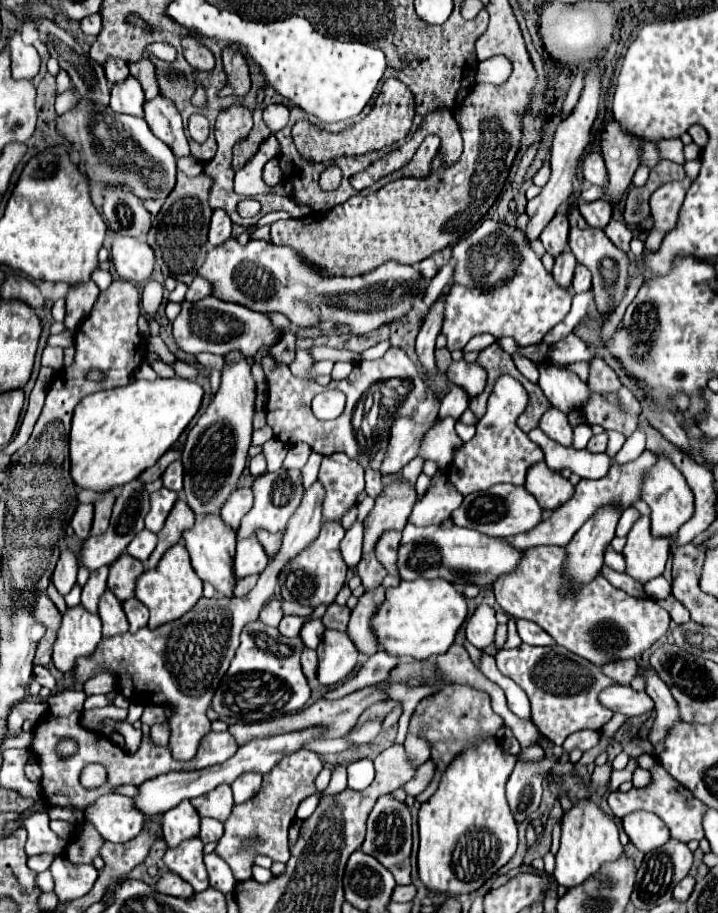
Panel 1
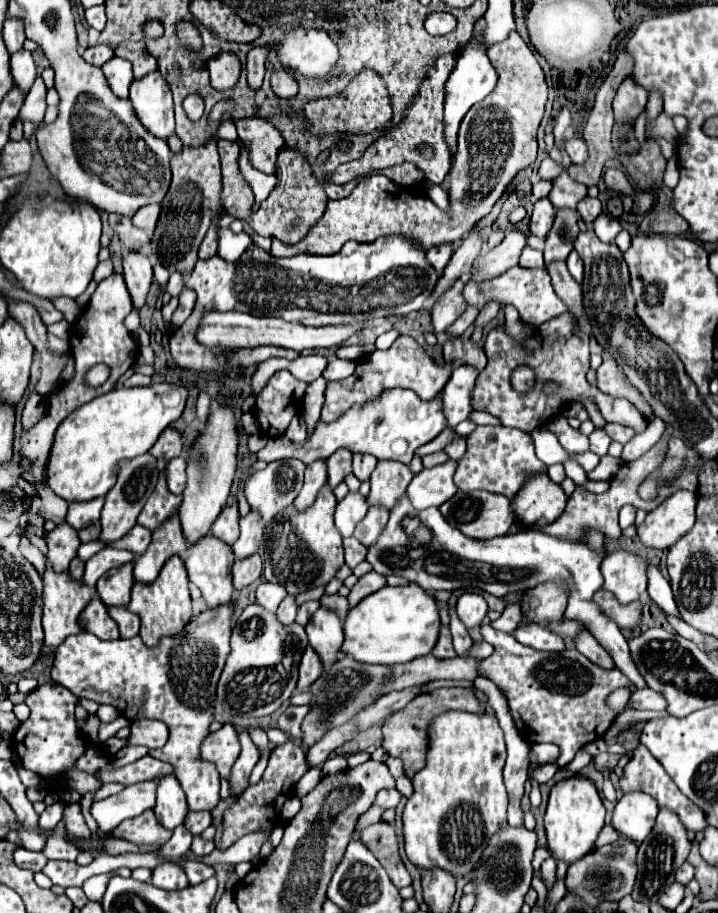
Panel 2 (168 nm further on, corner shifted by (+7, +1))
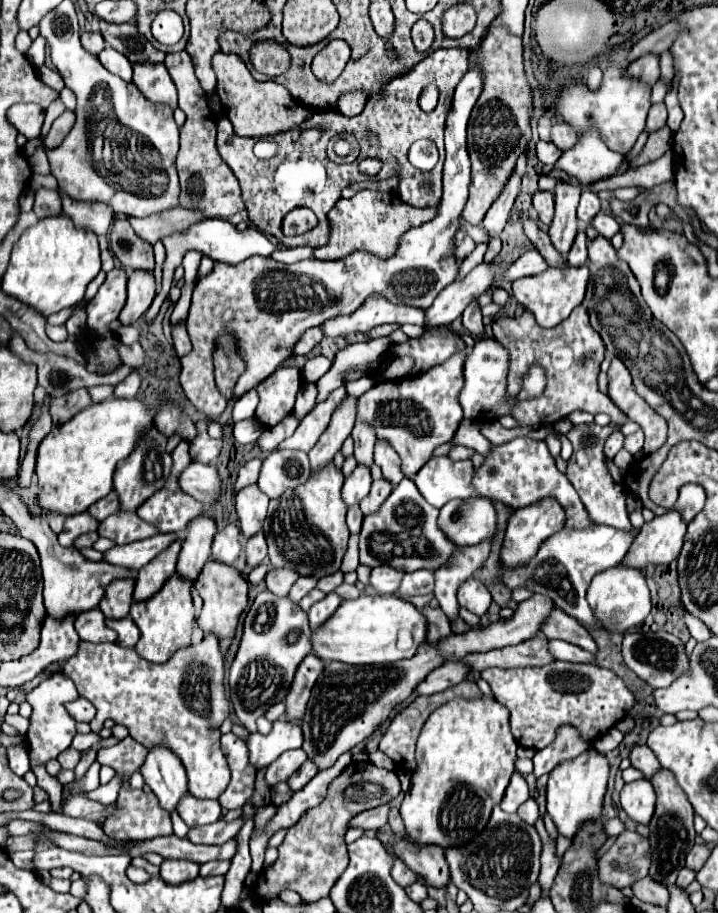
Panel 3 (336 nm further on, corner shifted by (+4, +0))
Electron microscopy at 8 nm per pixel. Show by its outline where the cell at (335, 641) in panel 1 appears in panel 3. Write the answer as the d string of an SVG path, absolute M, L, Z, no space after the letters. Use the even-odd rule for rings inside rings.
M328 593L322 601L314 603L308 611L308 617L310 617L310 627L316 629L320 627L324 621L328 621L332 617L332 613L338 609L338 605L342 603L342 599L336 595L336 593Z

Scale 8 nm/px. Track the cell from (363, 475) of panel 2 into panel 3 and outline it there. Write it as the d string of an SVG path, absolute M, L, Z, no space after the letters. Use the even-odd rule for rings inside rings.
M356 423L352 429L354 437L354 457L358 463L372 465L372 451L374 451L374 427L366 427L366 423Z

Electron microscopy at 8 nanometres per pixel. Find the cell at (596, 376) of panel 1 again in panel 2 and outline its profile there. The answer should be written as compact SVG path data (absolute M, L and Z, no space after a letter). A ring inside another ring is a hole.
M607 356L607 358L603 360L603 364L597 368L597 386L599 386L599 390L605 392L605 394L627 398L631 404L635 404L635 406L639 408L639 412L641 412L645 418L649 418L649 420L653 418L651 406L647 406L647 402L643 400L643 396L625 382L623 374L621 374L619 368L617 368L617 362L615 362L611 356Z

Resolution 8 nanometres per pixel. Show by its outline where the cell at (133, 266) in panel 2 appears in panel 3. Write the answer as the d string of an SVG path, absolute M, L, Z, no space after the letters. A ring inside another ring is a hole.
M132 271L128 277L128 299L124 309L118 315L122 325L130 325L138 321L154 299L154 277L148 271Z

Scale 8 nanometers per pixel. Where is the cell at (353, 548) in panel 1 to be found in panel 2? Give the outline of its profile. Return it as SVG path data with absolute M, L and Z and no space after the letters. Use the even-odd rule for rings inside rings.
M355 492L347 494L339 504L335 512L335 526L343 538L351 538L355 526L365 518L367 514L367 500Z

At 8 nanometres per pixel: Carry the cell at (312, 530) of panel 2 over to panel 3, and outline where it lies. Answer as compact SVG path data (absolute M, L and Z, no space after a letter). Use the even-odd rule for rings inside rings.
M330 463L330 467L322 467L318 475L312 471L310 479L302 483L302 487L286 491L286 495L270 501L264 521L270 563L272 559L288 559L300 575L310 575L316 579L322 579L340 569L350 535L346 527L346 503L342 503L340 497L342 483L342 469Z

